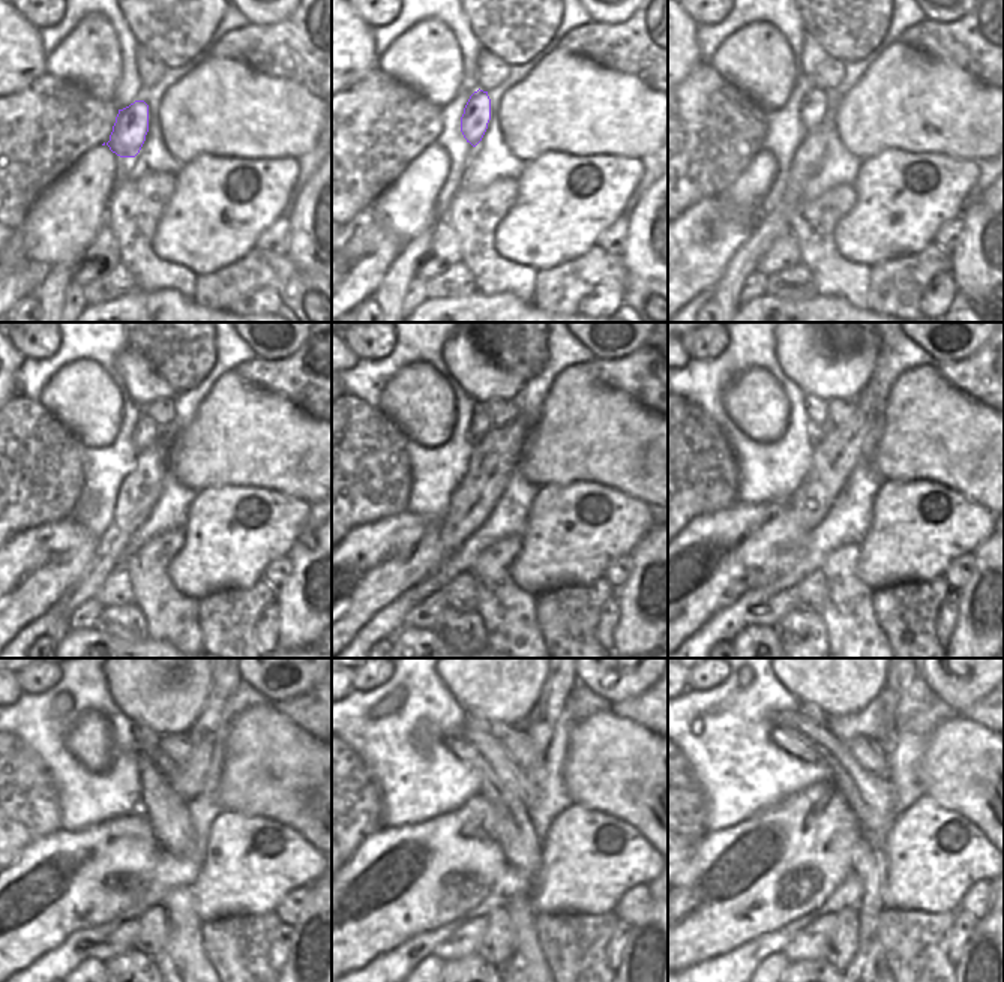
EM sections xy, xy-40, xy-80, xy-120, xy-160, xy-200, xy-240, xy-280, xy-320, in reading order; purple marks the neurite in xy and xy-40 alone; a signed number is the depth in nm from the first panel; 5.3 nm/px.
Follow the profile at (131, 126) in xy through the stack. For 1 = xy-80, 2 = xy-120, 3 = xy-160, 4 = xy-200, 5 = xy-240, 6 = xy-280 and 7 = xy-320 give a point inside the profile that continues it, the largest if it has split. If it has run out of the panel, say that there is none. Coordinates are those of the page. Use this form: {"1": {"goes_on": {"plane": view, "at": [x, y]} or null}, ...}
{"1": {"goes_on": {"plane": "xy-80", "at": [814, 107]}}, "2": {"goes_on": {"plane": "xy-120", "at": [144, 432]}}, "3": {"goes_on": {"plane": "xy-160", "at": [480, 423]}}, "4": {"goes_on": {"plane": "xy-200", "at": [815, 408]}}, "5": {"goes_on": {"plane": "xy-240", "at": [146, 739]}}, "6": {"goes_on": {"plane": "xy-280", "at": [474, 720]}}, "7": {"goes_on": {"plane": "xy-320", "at": [808, 709]}}}

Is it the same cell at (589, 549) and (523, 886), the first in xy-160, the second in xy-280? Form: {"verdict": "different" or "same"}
{"verdict": "different"}

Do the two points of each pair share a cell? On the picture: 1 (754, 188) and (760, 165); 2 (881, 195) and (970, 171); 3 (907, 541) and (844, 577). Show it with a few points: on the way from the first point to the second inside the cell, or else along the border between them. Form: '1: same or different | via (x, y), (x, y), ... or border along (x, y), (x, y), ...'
1: same | via (755, 182), (760, 171)
2: same | via (904, 198), (929, 197), (947, 182)
3: different | border along (859, 544), (857, 574), (874, 589)

